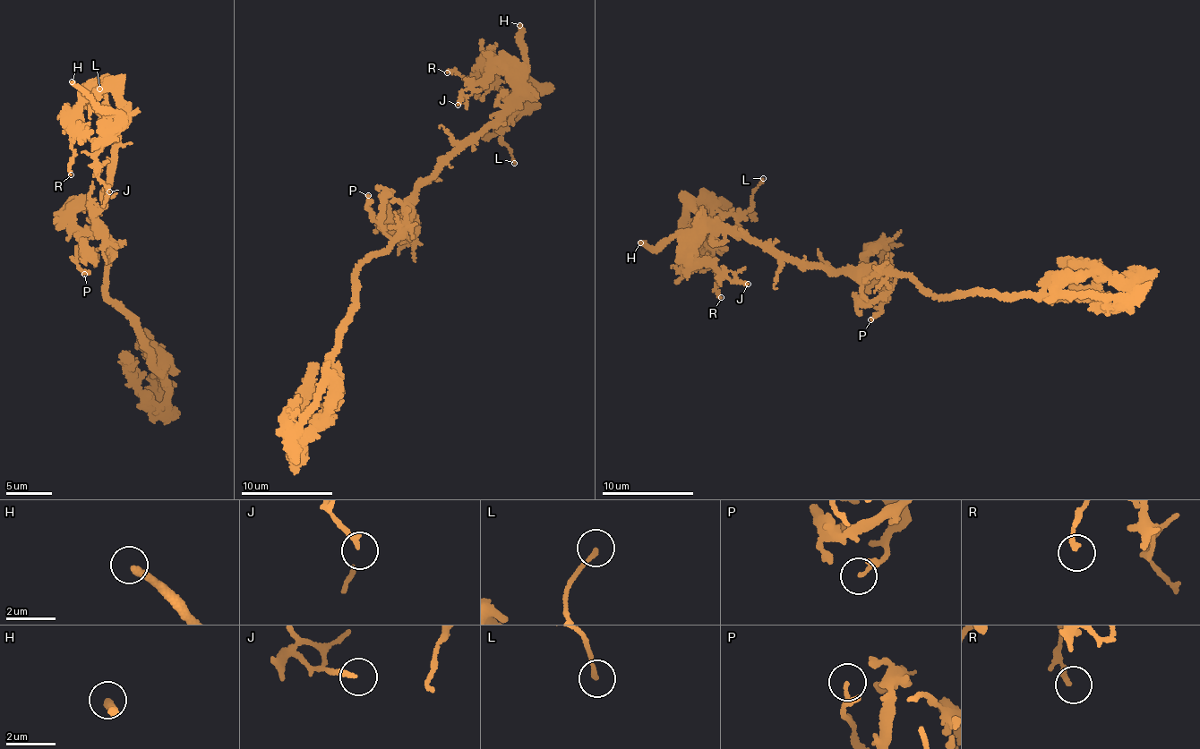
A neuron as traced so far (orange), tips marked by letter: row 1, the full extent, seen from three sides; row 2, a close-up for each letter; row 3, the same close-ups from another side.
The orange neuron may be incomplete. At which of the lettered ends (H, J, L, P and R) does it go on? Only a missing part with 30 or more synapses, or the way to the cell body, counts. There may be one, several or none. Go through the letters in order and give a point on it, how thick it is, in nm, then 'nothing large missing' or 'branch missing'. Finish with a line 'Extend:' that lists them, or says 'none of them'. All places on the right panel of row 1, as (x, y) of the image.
H: place (640, 242); calibre 280 nm; branch missing
J: place (748, 284); calibre 180 nm; nothing large missing
L: place (763, 178); calibre 170 nm; nothing large missing
P: place (870, 319); calibre 90 nm; nothing large missing
R: place (721, 297); calibre 180 nm; nothing large missing
Extend: H

